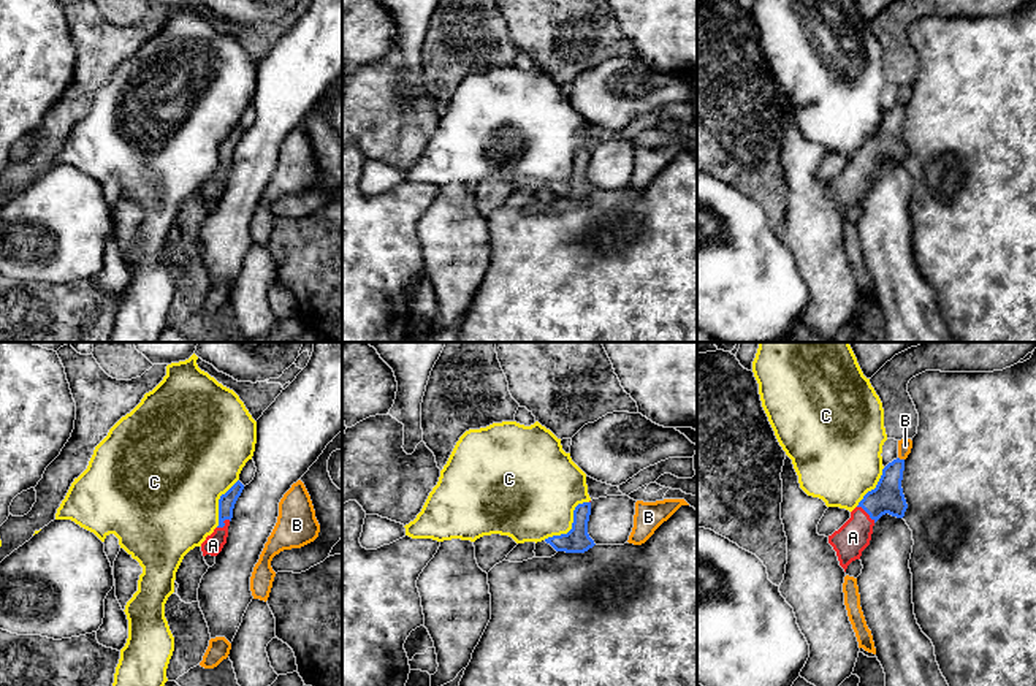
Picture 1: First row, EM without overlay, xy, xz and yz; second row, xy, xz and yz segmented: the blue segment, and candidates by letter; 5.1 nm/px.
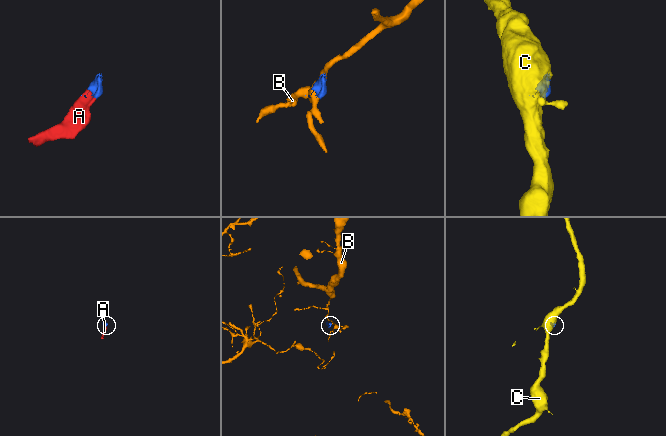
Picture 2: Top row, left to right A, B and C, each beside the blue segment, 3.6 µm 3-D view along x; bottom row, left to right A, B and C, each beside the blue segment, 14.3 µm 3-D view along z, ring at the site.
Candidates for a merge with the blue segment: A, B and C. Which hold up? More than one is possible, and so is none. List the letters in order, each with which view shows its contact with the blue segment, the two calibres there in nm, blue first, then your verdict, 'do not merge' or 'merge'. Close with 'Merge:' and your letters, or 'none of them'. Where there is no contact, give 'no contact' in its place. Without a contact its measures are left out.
A: meets blue in yz; 160 nm thick on the blue side, 170 nm on the other; merge
B: meets blue in yz; 160 nm thick on the blue side, 70 nm on the other; do not merge
C: meets blue in xz; 130 nm thick on the blue side, 440 nm on the other; do not merge
Merge: A

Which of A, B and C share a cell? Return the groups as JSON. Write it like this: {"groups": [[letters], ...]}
{"groups": [["A"], ["B"], ["C"]]}

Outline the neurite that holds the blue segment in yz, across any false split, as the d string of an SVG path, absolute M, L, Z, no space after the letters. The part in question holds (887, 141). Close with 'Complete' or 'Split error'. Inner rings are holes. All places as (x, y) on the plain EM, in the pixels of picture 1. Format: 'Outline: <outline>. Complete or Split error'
Outline: M897 103L889 108L876 133L868 136L851 157L851 163L828 181L828 189L836 196L844 217L852 206L860 204L862 196L870 190L873 171L882 160L905 162L908 149L901 133L903 116L905 105Z. Split error

